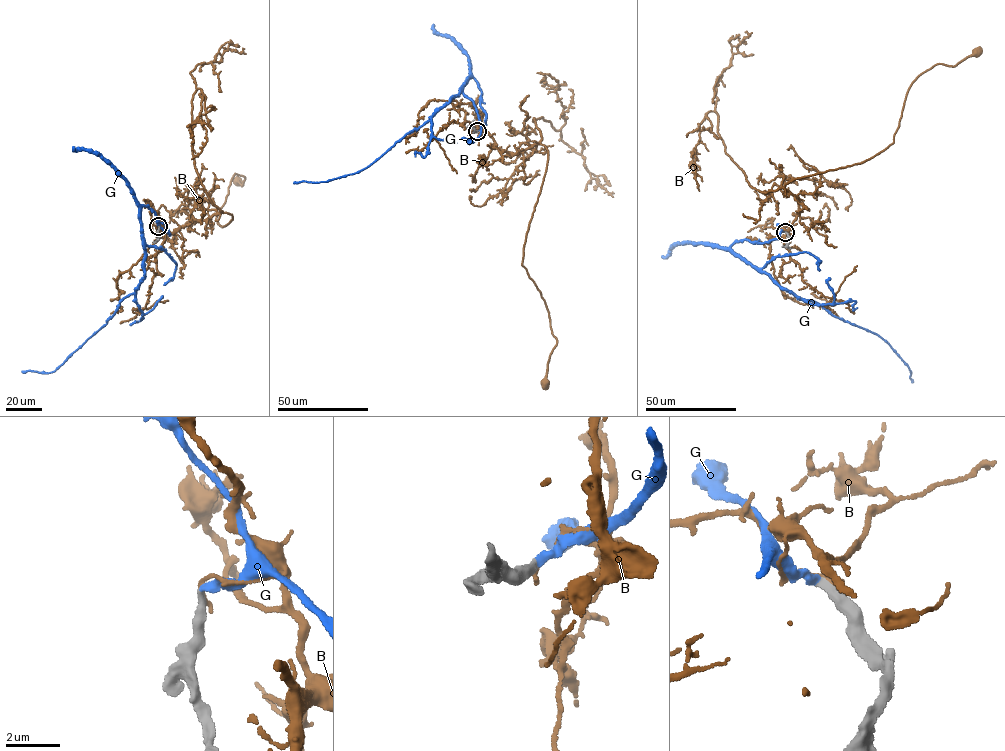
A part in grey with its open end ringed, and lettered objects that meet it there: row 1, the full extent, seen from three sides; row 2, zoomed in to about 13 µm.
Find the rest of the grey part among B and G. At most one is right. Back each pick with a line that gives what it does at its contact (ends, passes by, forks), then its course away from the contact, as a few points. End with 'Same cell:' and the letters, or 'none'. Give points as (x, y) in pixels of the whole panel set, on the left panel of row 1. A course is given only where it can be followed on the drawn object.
G: it ends there; it runs (159, 226), (169, 233), (153, 210), (142, 207), (145, 275), (106, 324), (55, 370), (22, 371)
Same cell: G

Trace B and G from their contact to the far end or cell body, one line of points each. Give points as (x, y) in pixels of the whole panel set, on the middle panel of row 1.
B: (477, 131), (511, 153), (541, 144), (547, 151), (522, 265), (556, 339), (545, 383)
G: (477, 131), (485, 125), (485, 112), (472, 77), (445, 106), (369, 166), (325, 181), (293, 183)

